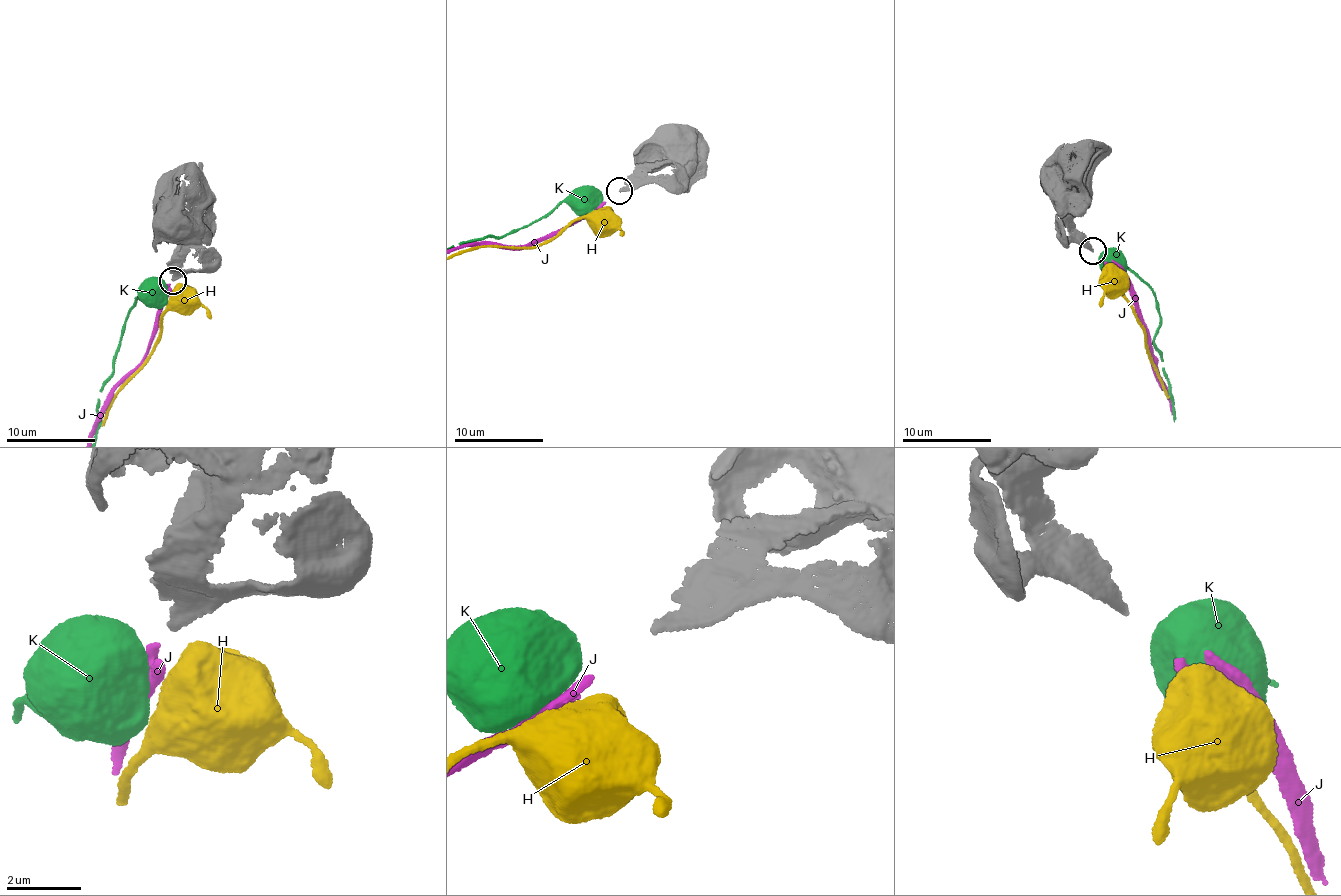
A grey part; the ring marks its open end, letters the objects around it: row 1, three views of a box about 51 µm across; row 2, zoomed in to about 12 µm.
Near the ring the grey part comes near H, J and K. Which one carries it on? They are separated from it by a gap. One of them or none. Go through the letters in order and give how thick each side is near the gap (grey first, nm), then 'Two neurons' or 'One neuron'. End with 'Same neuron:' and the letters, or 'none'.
H: Thickness 240 nm (grey) against 850 nm. Two neurons
J: Thickness 240 nm (grey) against 260 nm. One neuron
K: Thickness 240 nm (grey) against 750 nm. Two neurons
Same neuron: J

